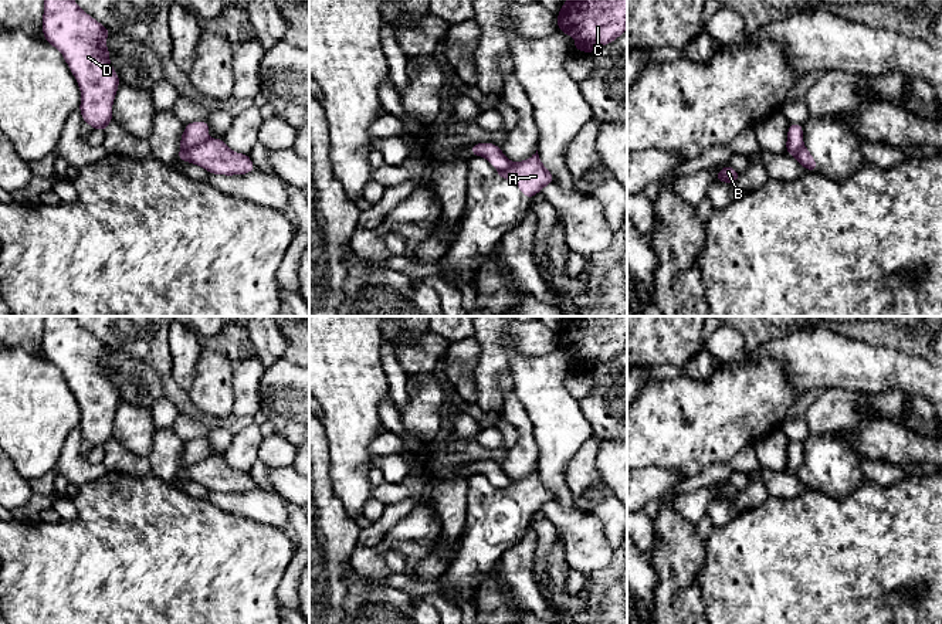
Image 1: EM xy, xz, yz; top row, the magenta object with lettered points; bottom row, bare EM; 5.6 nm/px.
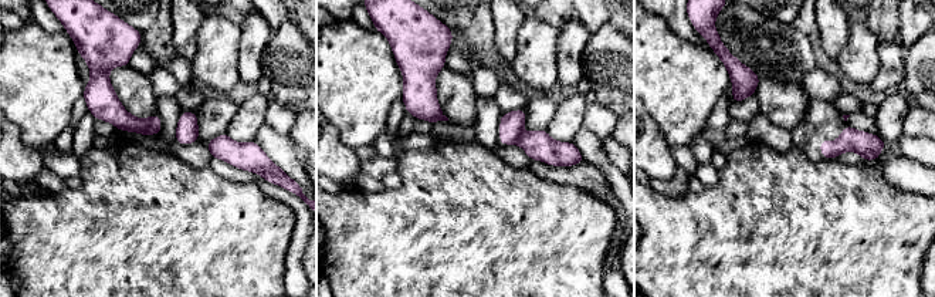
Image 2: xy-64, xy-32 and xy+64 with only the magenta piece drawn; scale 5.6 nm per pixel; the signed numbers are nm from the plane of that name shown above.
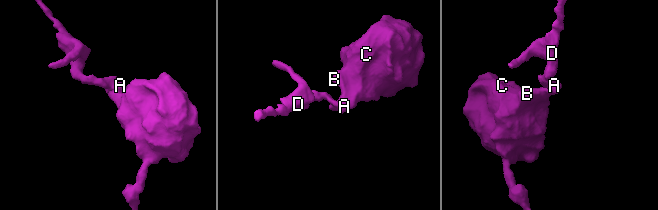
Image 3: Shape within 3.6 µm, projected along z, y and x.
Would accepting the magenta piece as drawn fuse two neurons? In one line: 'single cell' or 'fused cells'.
fused cells

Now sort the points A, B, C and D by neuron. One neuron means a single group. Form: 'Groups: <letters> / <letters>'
Groups: A B C / D

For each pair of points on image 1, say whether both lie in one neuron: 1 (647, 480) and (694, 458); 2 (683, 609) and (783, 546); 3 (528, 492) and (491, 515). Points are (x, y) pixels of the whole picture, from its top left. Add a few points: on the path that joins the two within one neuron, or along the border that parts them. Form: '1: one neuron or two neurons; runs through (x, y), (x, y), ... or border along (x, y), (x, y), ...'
1: two neurons; border along (641, 467), (675, 470), (685, 478)
2: two neurons; border along (701, 563), (697, 572), (697, 584), (704, 609)
3: one neuron; runs through (519, 501), (504, 515), (500, 515)

